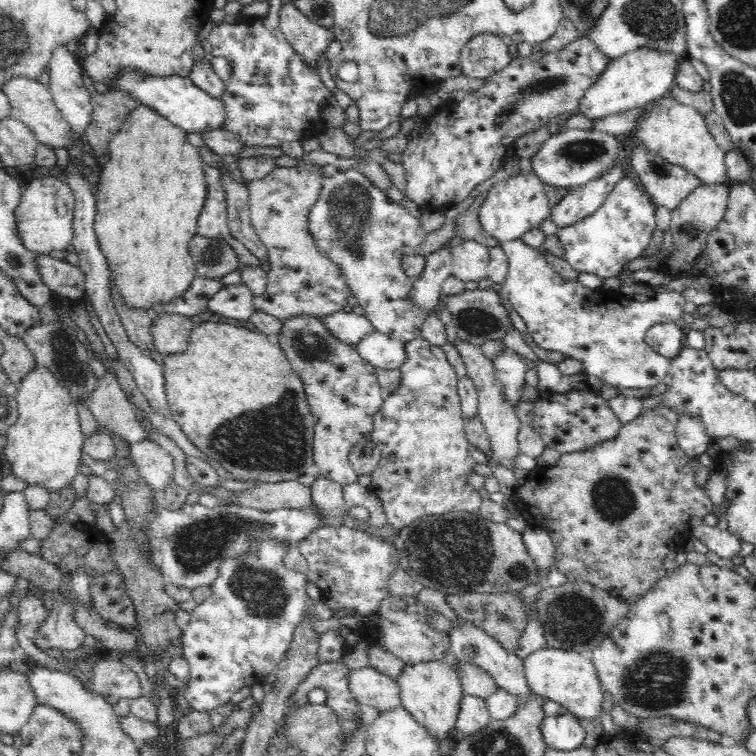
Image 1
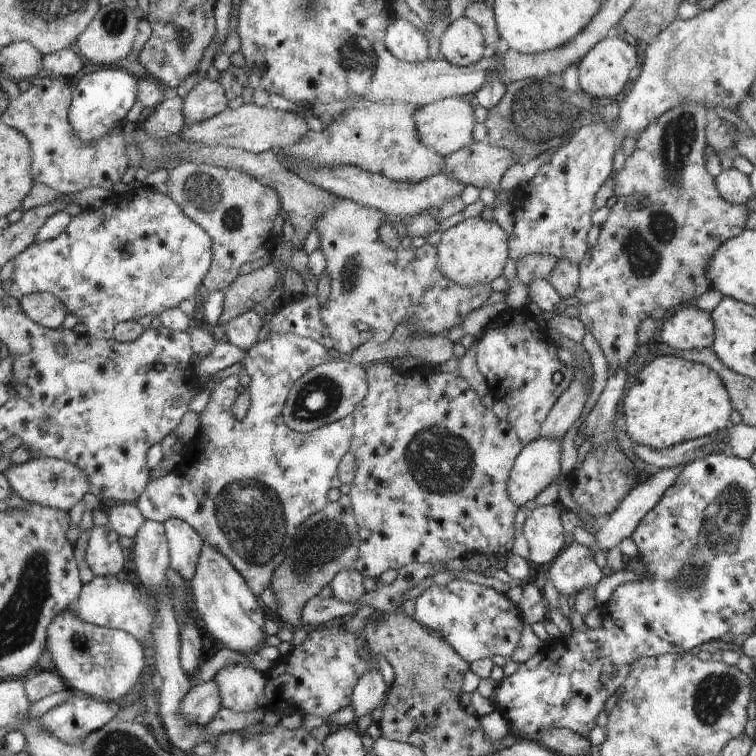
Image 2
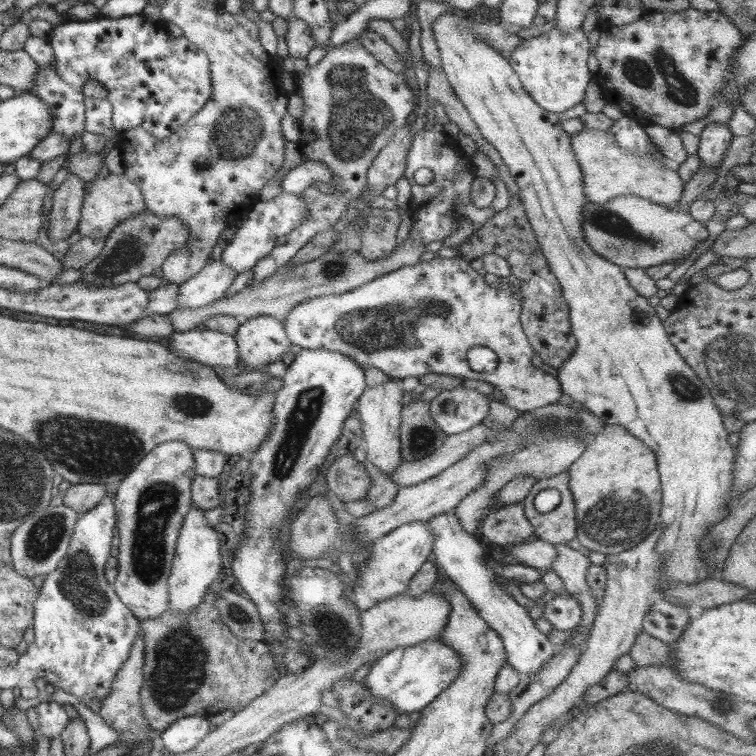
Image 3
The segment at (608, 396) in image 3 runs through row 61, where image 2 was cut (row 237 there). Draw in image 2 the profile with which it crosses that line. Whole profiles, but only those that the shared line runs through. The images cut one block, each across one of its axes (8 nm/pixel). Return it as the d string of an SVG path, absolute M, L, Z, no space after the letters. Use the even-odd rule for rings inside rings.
M479 216L467 218L441 234L441 240L435 246L435 268L439 270L439 274L443 274L443 278L447 278L455 286L463 286L467 290L475 286L485 286L499 274L503 274L503 266L509 256L507 238L509 236L503 234L495 220L485 222Z

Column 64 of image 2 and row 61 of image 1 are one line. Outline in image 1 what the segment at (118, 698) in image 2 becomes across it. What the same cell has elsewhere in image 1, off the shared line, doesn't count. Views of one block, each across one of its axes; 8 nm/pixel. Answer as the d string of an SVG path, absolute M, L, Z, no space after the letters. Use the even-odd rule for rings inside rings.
M632 50L616 60L600 74L598 82L586 90L580 100L578 112L582 112L588 120L608 118L610 114L622 114L628 110L636 110L642 106L650 106L660 98L666 98L676 86L676 68L682 62L682 56L660 52L660 50Z

